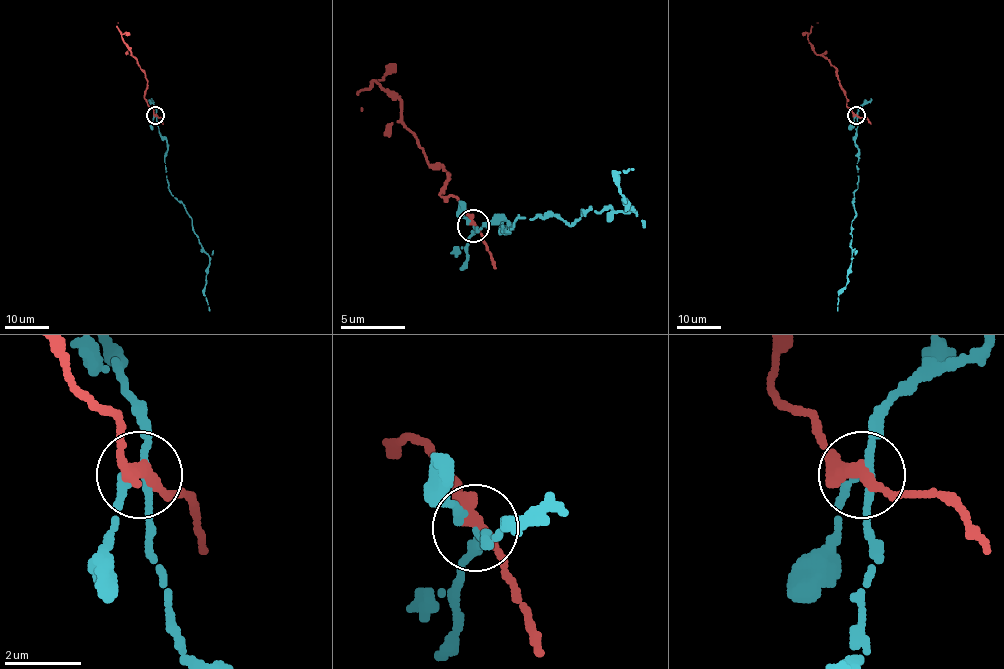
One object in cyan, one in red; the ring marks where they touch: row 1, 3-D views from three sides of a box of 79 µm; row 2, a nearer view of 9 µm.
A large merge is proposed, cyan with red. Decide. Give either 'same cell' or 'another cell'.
another cell

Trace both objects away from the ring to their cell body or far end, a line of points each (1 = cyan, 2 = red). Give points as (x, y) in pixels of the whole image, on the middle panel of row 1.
1: (472, 225), (508, 222), (508, 231), (498, 231), (517, 218), (634, 212), (618, 176), (634, 170)
2: (472, 225), (466, 209), (440, 196), (450, 176), (375, 79), (359, 92), (362, 111)

